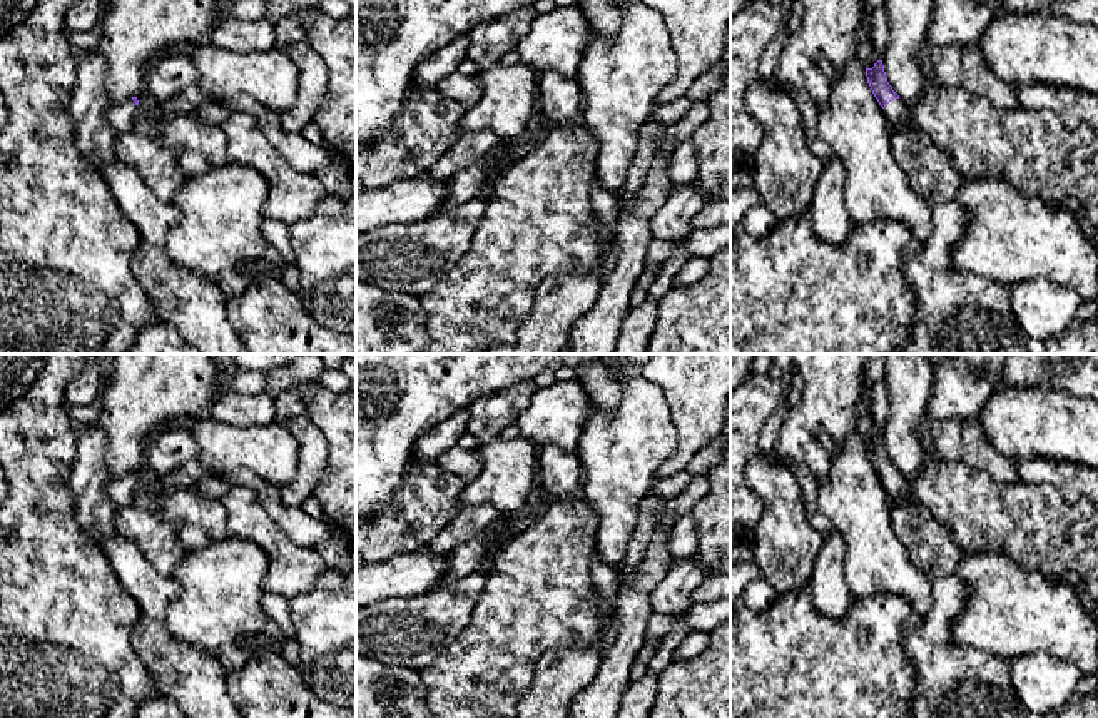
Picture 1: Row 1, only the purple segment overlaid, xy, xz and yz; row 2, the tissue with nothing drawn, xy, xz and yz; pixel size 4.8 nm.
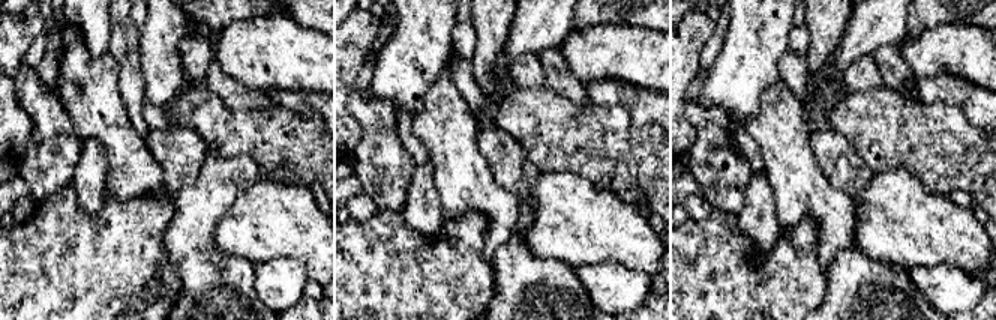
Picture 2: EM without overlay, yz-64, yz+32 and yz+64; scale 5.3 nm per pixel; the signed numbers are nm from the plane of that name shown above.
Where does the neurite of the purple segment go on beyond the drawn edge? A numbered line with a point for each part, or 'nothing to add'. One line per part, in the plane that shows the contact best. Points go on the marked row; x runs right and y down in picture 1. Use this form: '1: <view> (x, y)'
1: yz (898, 114)

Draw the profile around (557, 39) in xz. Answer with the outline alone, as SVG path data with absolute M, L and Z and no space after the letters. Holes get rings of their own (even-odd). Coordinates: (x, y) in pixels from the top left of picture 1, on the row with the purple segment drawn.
M578 5L555 7L531 20L516 52L536 77L545 72L573 77L583 57L588 28L590 18Z

